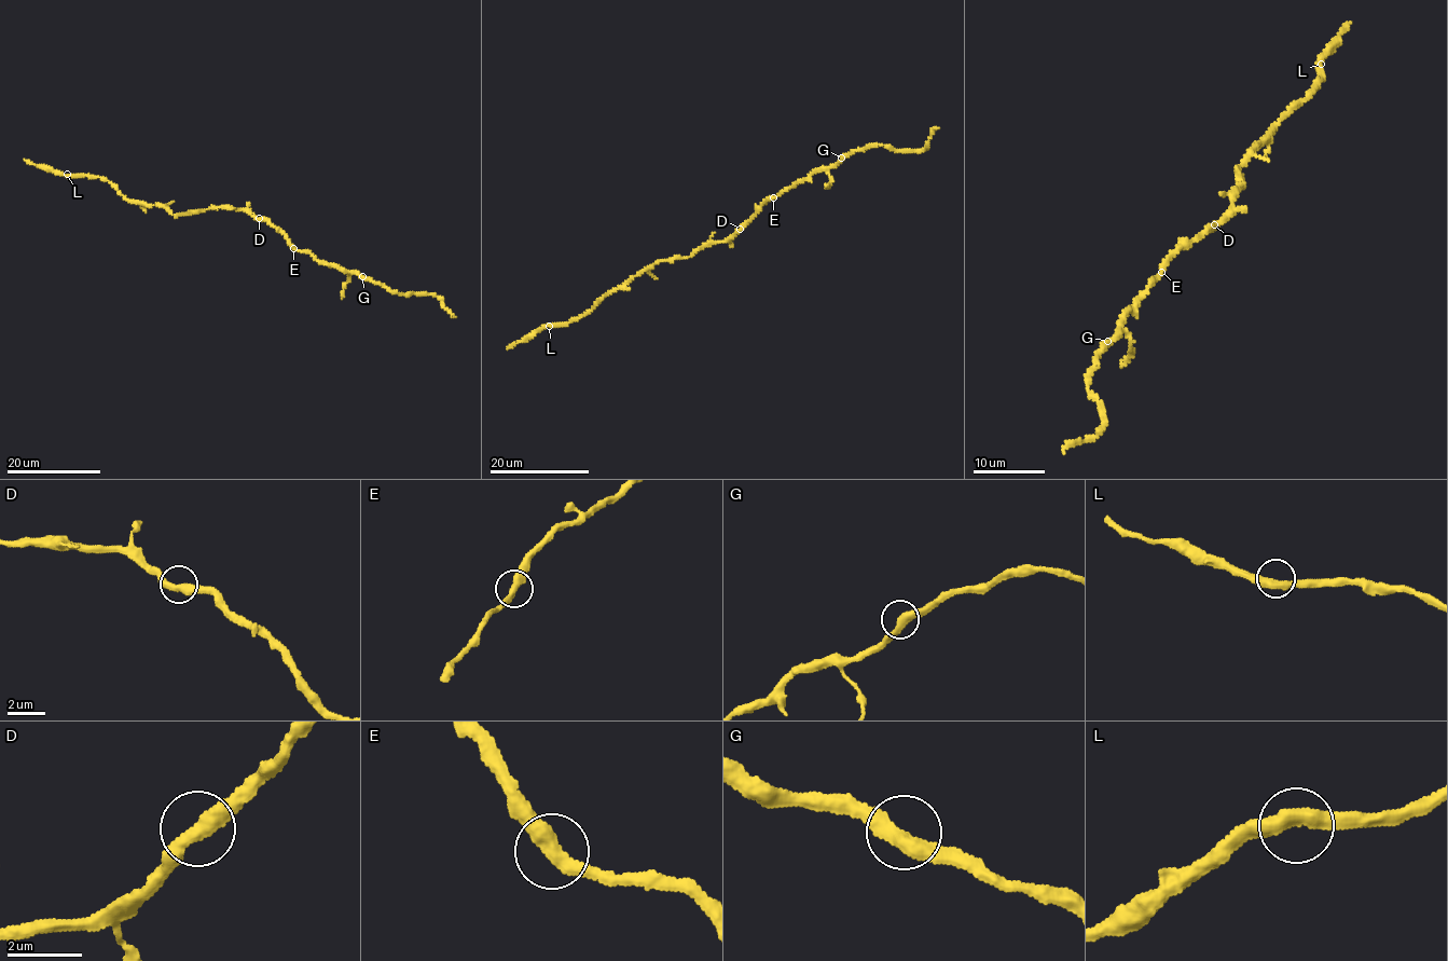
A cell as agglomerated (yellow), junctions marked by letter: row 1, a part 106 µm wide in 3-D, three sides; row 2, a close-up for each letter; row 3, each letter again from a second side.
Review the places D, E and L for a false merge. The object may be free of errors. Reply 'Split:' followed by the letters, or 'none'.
Split: none

